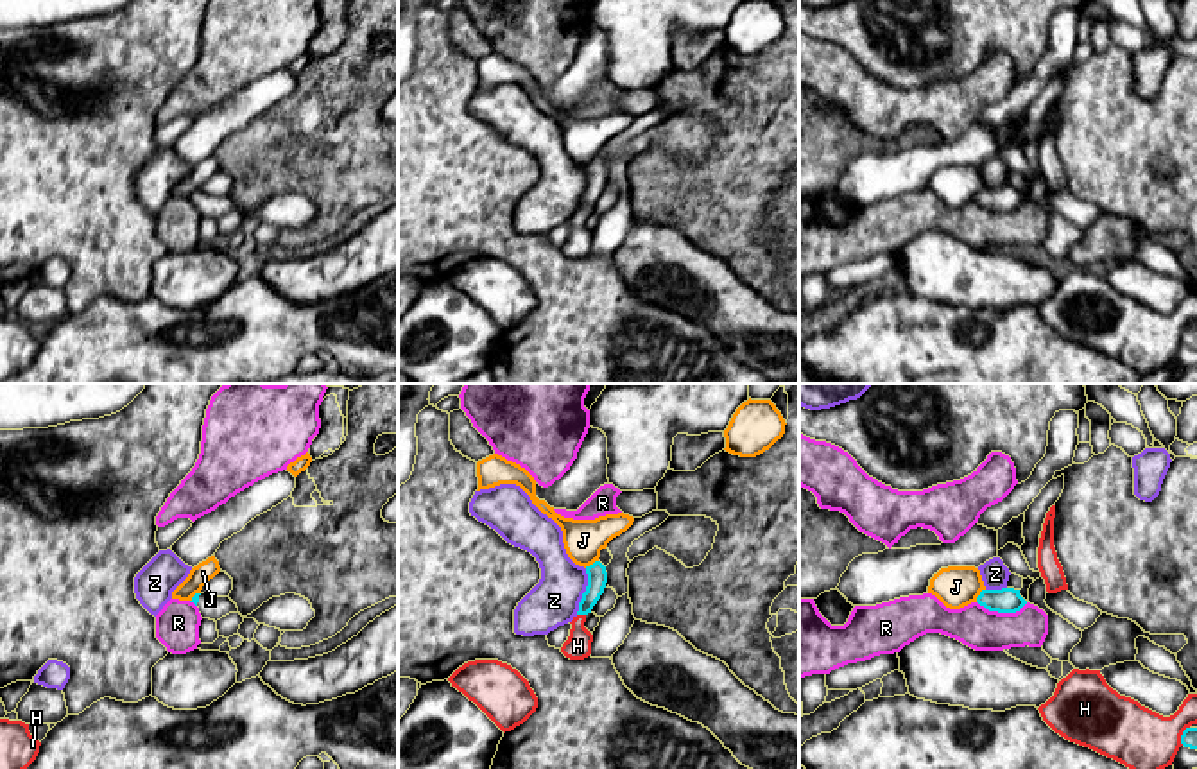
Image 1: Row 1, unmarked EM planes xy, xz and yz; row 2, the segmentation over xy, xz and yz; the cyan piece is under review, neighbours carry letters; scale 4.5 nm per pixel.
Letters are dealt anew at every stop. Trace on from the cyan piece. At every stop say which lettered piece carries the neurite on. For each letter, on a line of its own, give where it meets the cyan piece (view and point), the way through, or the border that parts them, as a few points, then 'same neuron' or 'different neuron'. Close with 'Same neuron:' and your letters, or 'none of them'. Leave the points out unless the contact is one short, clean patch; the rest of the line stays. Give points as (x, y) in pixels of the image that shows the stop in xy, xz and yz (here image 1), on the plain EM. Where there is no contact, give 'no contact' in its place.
H: contact xz (581, 212); different neuron
J: contact yz (979, 194); border yz (984, 187), (975, 199); different neuron
R: contact yz (1002, 210); border yz (977, 199), (998, 210), (1018, 210), (1027, 201); different neuron
Z: contact xz (585, 190); different neuron
Same neuron: none of them

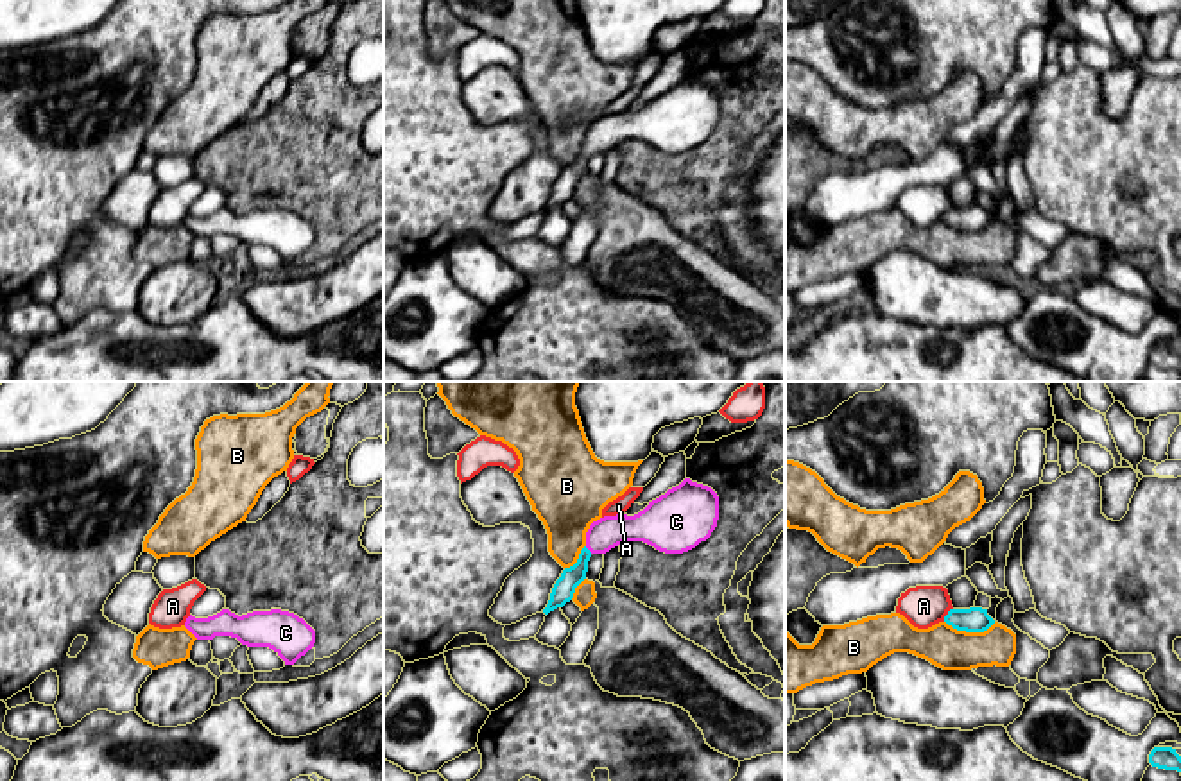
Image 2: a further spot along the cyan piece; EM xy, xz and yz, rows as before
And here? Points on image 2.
A: contact yz (947, 214); border yz (952, 206), (943, 219); different neuron
B: contact yz (970, 230); border yz (945, 219), (966, 230), (986, 230), (995, 221); different neuron
C: contact xz (586, 147); way xz (563, 189), (581, 165), (586, 147), (610, 129); same neuron
Same neuron: C

